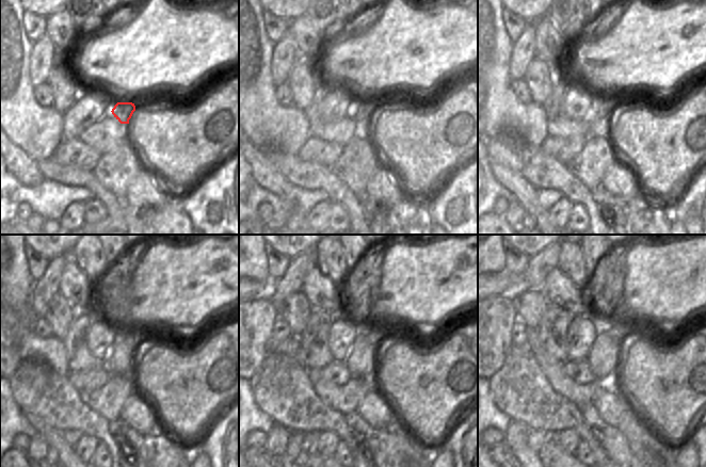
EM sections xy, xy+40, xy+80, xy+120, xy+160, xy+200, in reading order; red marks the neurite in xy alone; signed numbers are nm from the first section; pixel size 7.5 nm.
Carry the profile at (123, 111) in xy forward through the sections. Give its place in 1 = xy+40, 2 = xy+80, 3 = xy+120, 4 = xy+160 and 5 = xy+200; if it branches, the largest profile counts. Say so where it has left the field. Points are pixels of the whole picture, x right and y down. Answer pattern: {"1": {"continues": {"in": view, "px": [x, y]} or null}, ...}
{"1": {"continues": {"in": "xy+40", "px": [363, 109]}}, "2": {"continues": {"in": "xy+80", "px": [597, 110]}}, "3": {"continues": {"in": "xy+120", "px": [132, 336]}}, "4": {"continues": {"in": "xy+160", "px": [378, 331]}}, "5": {"continues": {"in": "xy+200", "px": [620, 327]}}}

